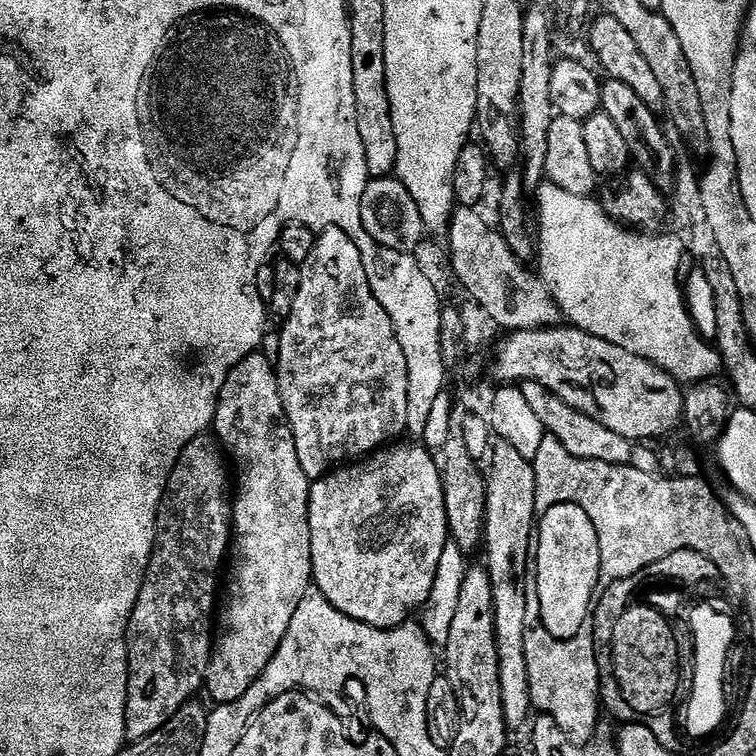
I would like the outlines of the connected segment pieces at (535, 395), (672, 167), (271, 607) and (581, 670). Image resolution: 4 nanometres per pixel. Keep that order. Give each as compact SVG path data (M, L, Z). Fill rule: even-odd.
M523 381L519 385L522 394L525 395L526 402L537 415L538 420L544 426L545 431L556 438L558 442L569 450L574 457L583 460L606 462L607 464L627 464L631 458L633 443L622 438L620 434L615 434L612 430L606 429L596 419L590 418L574 410L568 403L562 401L557 395L542 387L540 383Z
M607 79L601 85L600 91L601 111L604 111L621 133L626 141L627 149L630 150L633 163L644 172L650 182L659 192L671 193L672 187L676 185L676 161L678 153L675 152L673 141L669 140L665 127L660 126L660 120L655 109L647 106L642 98L630 86L624 82Z
M250 355L242 362L238 362L238 366L234 366L230 370L226 382L220 388L220 397L218 398L214 421L214 435L220 441L221 449L230 457L231 463L234 465L235 475L236 472L240 475L237 480L236 477L234 480L234 503L232 504L232 536L234 537L230 544L232 581L228 584L228 593L225 596L223 593L222 596L222 607L218 612L218 620L219 623L221 620L224 625L221 628L219 625L218 631L215 633L212 660L208 664L208 675L206 677L206 692L213 696L213 701L216 704L234 702L238 698L242 698L242 694L246 694L246 690L250 690L250 686L254 686L254 682L260 677L262 670L266 670L266 666L270 666L270 658L274 658L278 646L282 646L282 638L286 638L286 630L290 630L290 621L293 620L294 613L298 611L298 602L302 602L302 598L314 584L312 578L312 551L310 550L310 522L308 521L310 481L306 470L302 470L302 466L298 462L298 446L294 446L294 434L290 430L290 422L286 418L286 410L282 406L282 394L278 390L278 378L276 377L273 361L269 357L267 360L266 357L260 355Z
M535 575L526 578L526 670L530 674L533 705L543 715L554 718L574 744L587 745L596 732L602 713L600 666L596 662L596 641L584 630L568 641L555 640L540 620L538 582Z

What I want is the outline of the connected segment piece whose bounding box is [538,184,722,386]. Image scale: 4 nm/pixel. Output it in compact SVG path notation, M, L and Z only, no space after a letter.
M548 184L546 190L540 224L538 220L538 272L556 299L563 319L573 328L614 342L614 346L622 346L630 350L630 354L663 368L681 385L711 381L715 372L721 371L722 361L719 351L709 341L708 345L700 340L684 305L684 296L680 293L680 263L686 260L686 253L682 242L678 242L675 234L645 234L617 224L605 214L599 199L566 194L566 190L553 184Z

